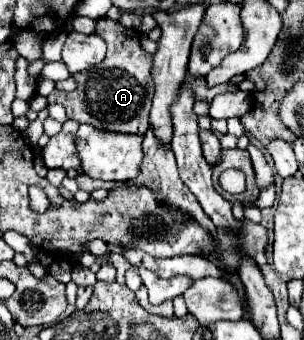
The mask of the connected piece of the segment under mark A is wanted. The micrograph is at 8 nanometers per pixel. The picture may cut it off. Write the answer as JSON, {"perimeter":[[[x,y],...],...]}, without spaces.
{"perimeter":[[[111,18],[97,20],[97,34],[107,42],[107,58],[81,74],[75,74],[77,90],[61,92],[53,90],[47,100],[49,104],[61,104],[67,110],[67,118],[103,128],[109,132],[123,134],[145,134],[149,126],[149,106],[153,96],[151,78],[151,54],[141,48],[139,32],[121,26]]]}

